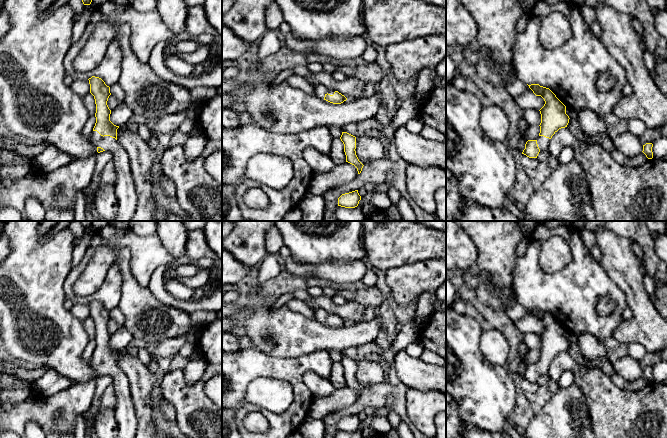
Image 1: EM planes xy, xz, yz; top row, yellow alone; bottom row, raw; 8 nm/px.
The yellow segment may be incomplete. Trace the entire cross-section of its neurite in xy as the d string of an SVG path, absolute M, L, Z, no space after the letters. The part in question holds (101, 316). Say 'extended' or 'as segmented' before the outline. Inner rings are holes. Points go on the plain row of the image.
extended; M92 300L88 304L90 317L94 320L96 328L96 347L90 360L91 365L98 377L108 375L113 379L112 386L117 399L114 408L118 424L117 438L135 438L138 421L129 380L117 364L119 350L110 345L111 334L107 329L111 319L110 311L99 301Z

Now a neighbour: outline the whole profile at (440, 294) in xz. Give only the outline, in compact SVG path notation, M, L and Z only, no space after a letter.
M446 281L437 288L435 297L438 302L446 301Z

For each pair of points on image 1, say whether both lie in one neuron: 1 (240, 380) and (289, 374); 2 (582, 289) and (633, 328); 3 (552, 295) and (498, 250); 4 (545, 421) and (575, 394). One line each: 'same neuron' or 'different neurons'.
1: same neuron
2: different neurons
3: different neurons
4: same neuron

